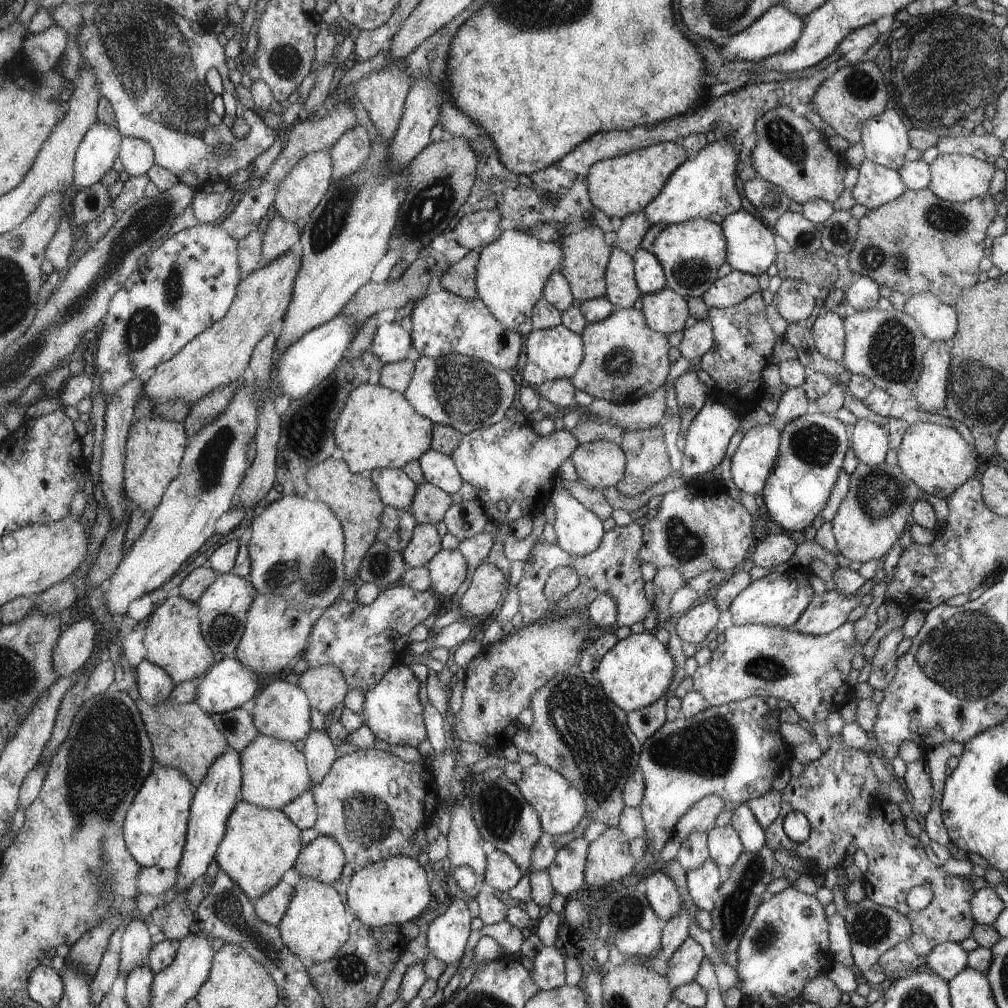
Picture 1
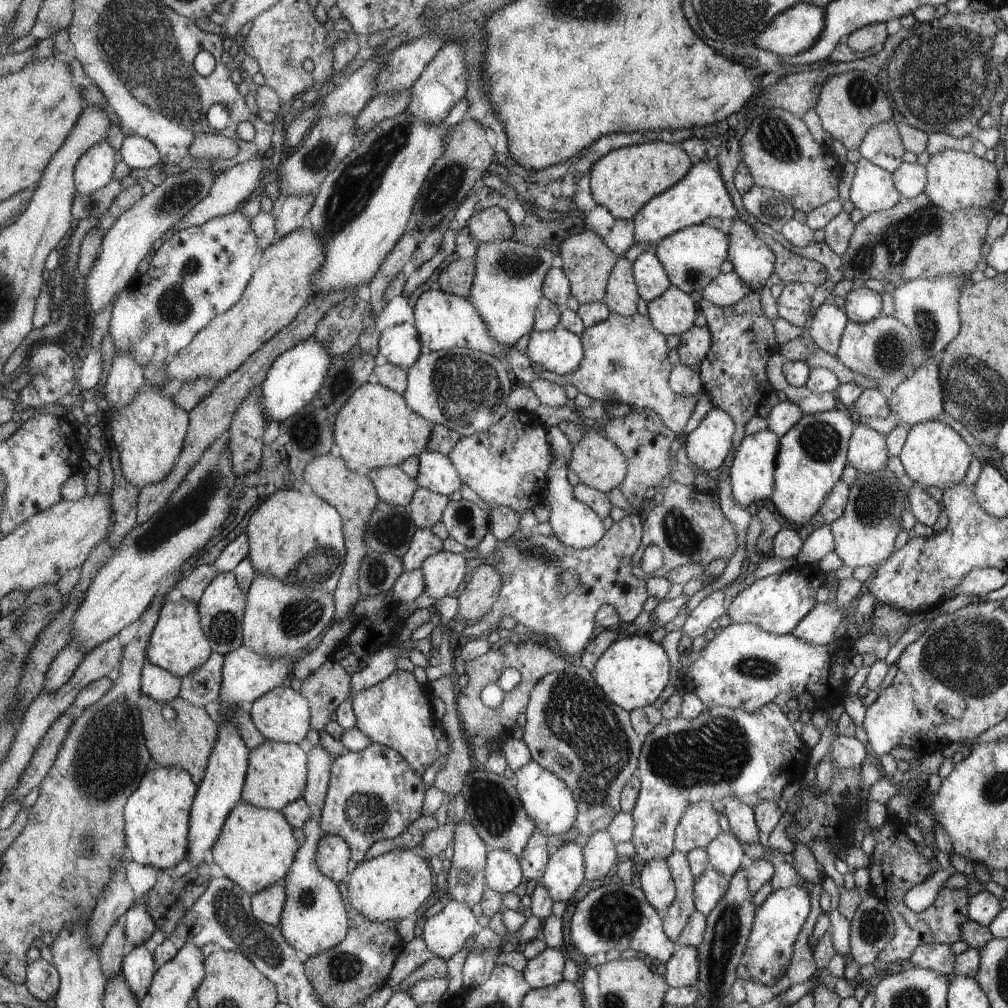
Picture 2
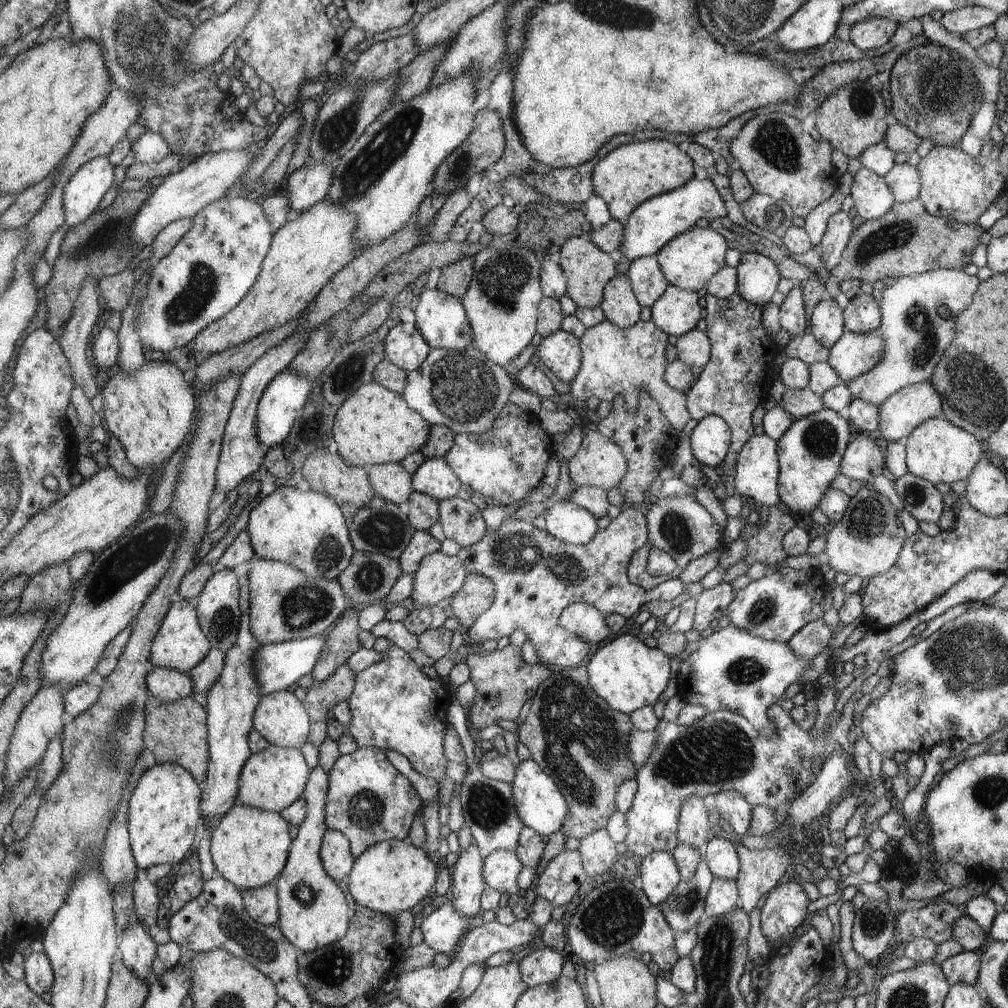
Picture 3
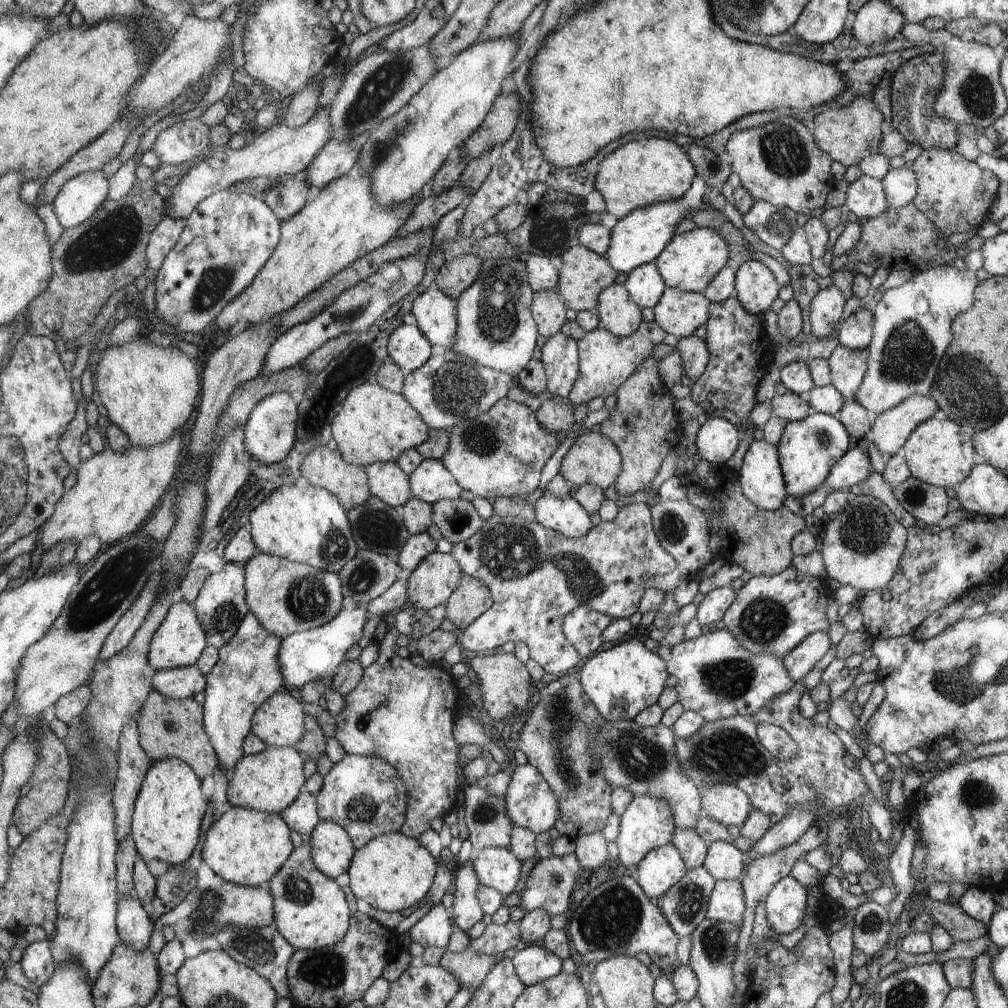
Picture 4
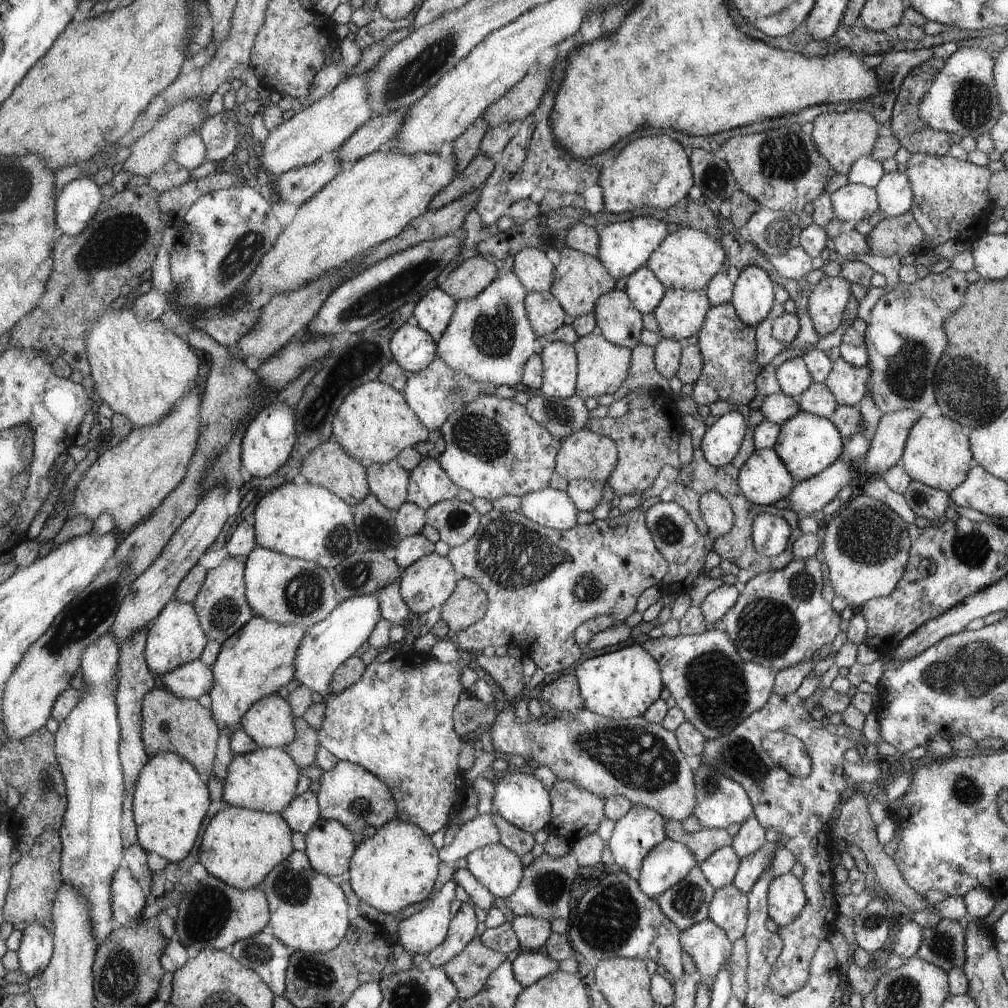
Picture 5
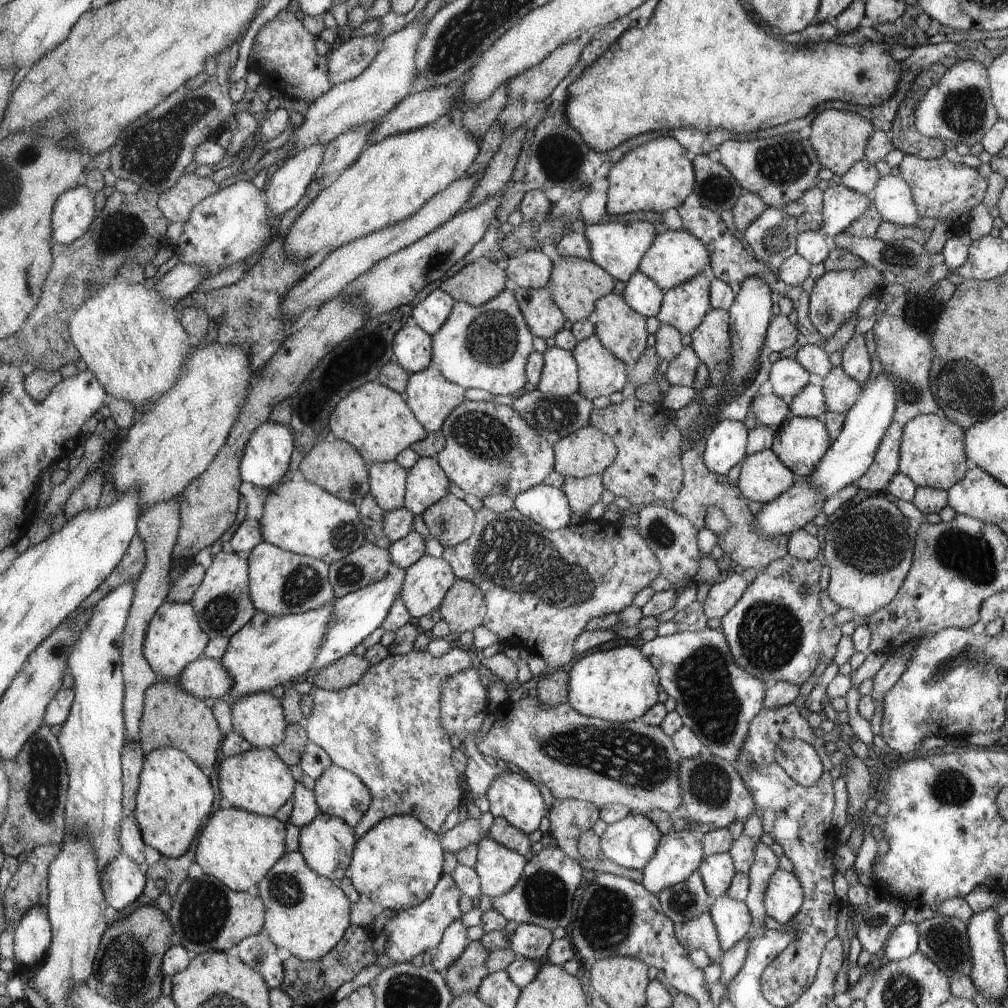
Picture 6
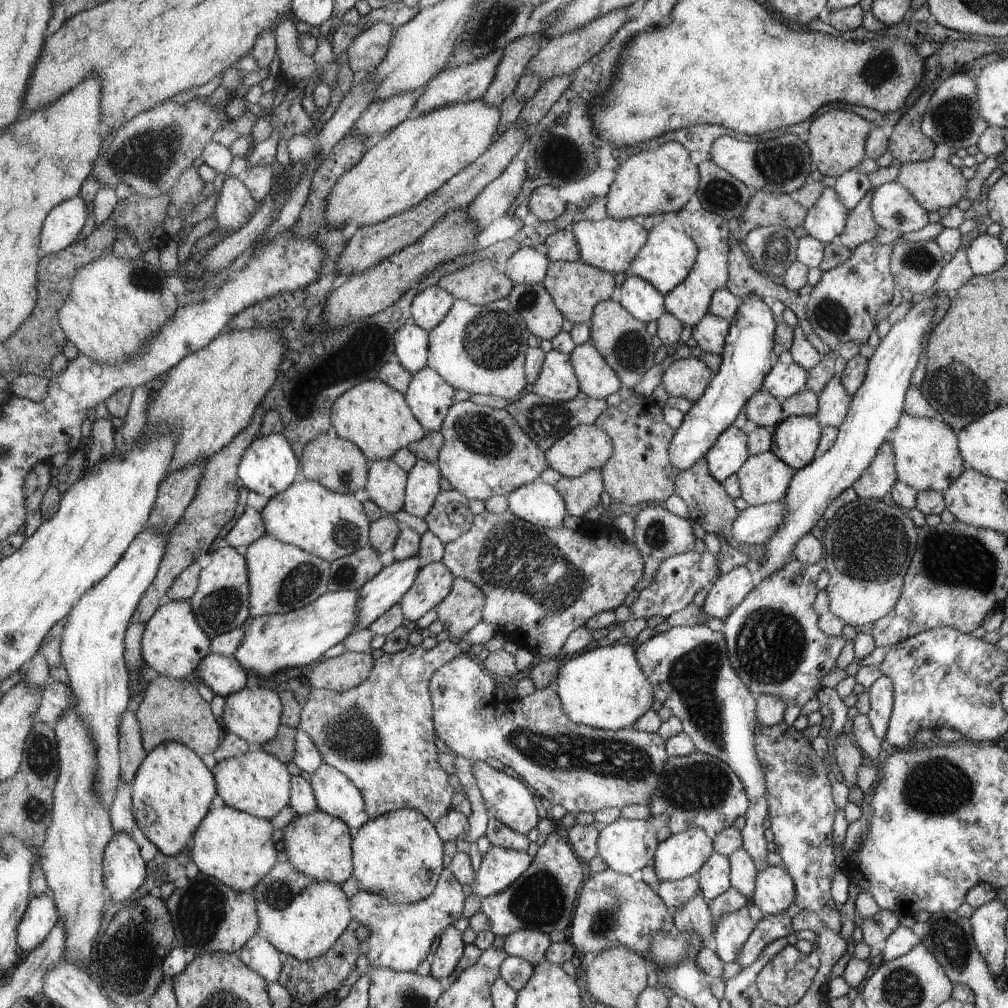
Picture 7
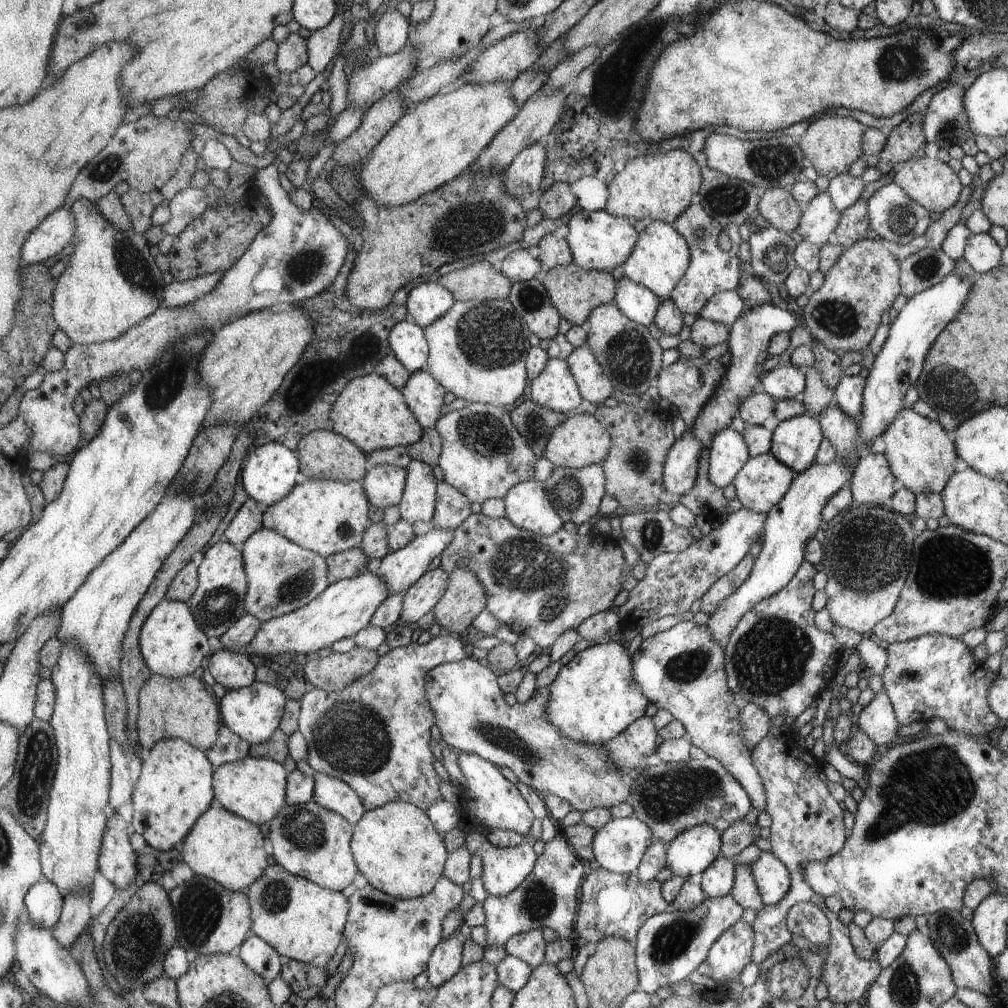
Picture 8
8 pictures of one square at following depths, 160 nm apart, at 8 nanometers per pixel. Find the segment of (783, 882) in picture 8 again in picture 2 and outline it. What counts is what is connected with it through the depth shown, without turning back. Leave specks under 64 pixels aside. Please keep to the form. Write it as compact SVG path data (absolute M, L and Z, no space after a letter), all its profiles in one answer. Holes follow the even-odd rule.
M799 886L774 890L759 907L755 908L752 930L740 962L756 984L775 985L779 976L787 972L796 954L794 945L800 934L800 928L811 910L810 896L804 887Z

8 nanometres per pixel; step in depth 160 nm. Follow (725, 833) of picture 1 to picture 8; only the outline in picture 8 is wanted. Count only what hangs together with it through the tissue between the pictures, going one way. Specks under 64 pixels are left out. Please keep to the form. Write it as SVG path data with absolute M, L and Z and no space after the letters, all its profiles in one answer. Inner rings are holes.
M718 856L715 862L700 874L701 889L708 898L726 896L734 890L736 864L732 858Z

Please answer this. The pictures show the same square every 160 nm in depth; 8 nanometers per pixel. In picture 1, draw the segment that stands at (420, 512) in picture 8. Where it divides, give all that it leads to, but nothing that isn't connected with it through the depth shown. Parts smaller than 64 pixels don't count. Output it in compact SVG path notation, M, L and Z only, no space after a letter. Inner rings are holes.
M431 449L417 461L423 470L426 481L449 495L460 494L460 486L465 482L462 482L462 474L451 455Z

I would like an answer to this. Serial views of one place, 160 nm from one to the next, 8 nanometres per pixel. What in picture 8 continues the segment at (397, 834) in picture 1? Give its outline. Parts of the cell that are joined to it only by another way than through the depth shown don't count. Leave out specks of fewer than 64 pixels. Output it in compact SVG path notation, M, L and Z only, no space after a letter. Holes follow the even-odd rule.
M315 773L313 779L313 800L317 805L343 816L352 824L363 818L366 812L363 801L345 780L326 773Z

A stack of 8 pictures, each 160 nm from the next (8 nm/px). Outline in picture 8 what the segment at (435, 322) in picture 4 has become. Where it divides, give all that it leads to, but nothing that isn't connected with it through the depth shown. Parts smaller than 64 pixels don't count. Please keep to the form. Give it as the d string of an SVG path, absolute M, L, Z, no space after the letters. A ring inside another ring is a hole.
M426 282L411 288L406 308L410 320L426 329L447 314L455 304L452 292L437 282Z

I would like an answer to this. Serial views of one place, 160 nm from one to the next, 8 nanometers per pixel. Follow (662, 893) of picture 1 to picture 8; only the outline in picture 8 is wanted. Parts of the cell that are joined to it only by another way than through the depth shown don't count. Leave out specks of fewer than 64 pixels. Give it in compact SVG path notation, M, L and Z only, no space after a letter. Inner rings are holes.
M709 824L696 825L667 844L666 867L685 879L698 878L720 856L721 846L717 829Z

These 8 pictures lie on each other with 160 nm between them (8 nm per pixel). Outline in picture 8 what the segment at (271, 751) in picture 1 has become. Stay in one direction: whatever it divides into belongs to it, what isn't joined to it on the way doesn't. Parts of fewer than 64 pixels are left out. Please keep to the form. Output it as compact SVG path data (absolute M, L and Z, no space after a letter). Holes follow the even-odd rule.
M248 756L215 770L215 797L225 809L256 824L270 823L286 807L288 771L279 761Z

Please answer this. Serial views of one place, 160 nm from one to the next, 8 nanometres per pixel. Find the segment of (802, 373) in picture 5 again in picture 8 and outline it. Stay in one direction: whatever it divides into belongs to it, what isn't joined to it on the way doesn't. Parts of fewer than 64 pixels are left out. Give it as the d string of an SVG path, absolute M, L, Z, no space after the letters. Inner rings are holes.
M797 366L775 367L764 372L759 388L776 400L794 399L805 389L805 376Z

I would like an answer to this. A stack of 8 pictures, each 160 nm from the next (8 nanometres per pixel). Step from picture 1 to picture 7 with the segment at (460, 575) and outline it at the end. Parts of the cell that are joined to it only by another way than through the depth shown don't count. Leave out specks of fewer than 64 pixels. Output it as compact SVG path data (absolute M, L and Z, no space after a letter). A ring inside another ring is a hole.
M441 560L423 564L415 583L400 604L409 626L436 608L450 590L456 576Z

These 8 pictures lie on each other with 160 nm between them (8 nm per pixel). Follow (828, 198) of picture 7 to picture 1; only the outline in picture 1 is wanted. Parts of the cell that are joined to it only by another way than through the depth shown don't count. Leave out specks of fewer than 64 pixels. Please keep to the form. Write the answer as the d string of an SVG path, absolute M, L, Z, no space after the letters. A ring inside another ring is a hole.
M867 158L860 166L858 181L852 188L856 202L868 210L898 199L905 190L906 184L896 169L877 165Z

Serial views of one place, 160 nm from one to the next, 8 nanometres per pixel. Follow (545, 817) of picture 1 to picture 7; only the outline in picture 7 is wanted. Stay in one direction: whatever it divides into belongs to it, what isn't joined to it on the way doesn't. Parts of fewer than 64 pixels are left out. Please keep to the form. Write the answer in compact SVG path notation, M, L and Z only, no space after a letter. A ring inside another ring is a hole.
M476 761L473 764L473 773L484 797L489 816L498 819L512 830L529 836L530 830L536 828L540 822L532 788L526 782L522 782L522 778L508 776L508 774L504 774L503 770L493 769L486 762Z

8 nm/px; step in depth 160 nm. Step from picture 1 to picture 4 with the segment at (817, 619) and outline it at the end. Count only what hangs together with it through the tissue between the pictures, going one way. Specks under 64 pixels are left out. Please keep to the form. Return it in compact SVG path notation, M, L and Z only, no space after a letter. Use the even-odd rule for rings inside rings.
M818 631L808 635L798 647L782 656L782 660L792 678L800 681L816 666L816 662L828 652L830 646L832 641L828 637L828 632Z

